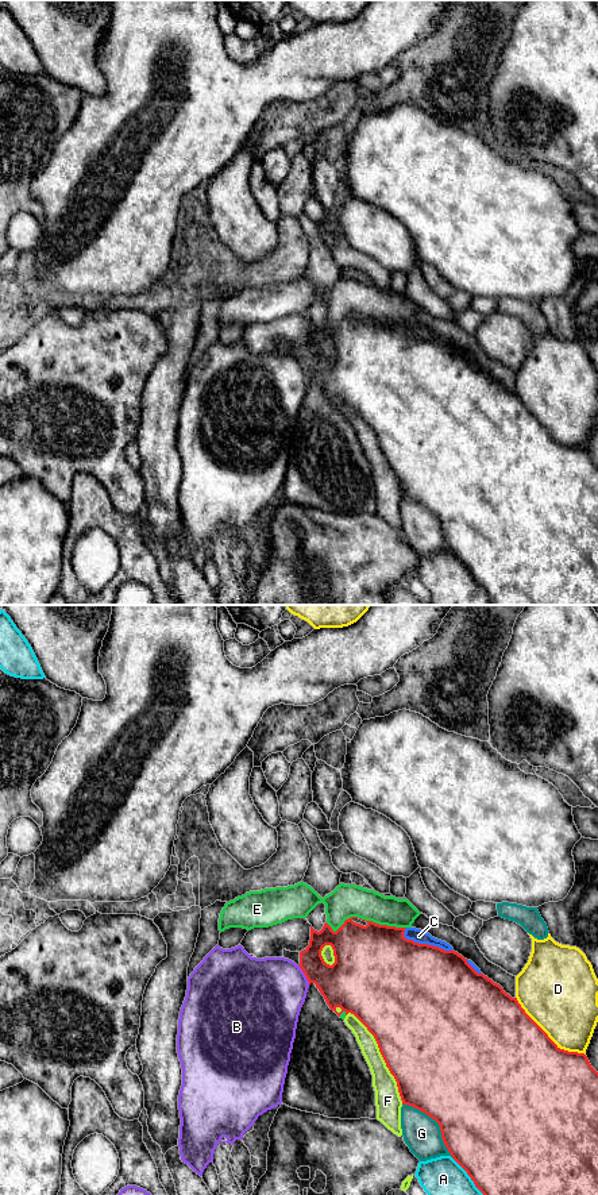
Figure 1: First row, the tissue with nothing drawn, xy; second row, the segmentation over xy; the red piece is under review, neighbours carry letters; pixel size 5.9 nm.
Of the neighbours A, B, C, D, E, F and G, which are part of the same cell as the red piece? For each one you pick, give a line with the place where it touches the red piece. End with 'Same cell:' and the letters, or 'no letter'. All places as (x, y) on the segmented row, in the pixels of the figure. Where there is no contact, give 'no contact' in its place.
Same cell: no letter

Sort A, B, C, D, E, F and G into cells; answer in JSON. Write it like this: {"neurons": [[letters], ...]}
{"neurons": [["A"], ["B"], ["C"], ["D"], ["E", "F"], ["G"]]}

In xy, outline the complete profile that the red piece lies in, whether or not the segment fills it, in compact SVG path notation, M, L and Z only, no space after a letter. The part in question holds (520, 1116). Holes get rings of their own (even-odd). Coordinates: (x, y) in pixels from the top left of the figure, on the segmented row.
M358 917L346 920L336 932L327 922L320 932L310 926L309 945L301 952L283 949L282 957L294 961L302 970L309 984L316 984L331 1010L339 1017L343 1011L346 1015L354 1014L374 1036L386 1067L397 1082L402 1105L425 1113L439 1123L445 1148L483 1195L598 1195L598 1072L587 1056L560 1049L525 1013L517 998L512 998L499 984L478 974L458 952L408 940L404 937L406 928L373 921L366 921L367 925L363 926L354 922L354 918ZM325 945L333 949L332 965L321 956Z

